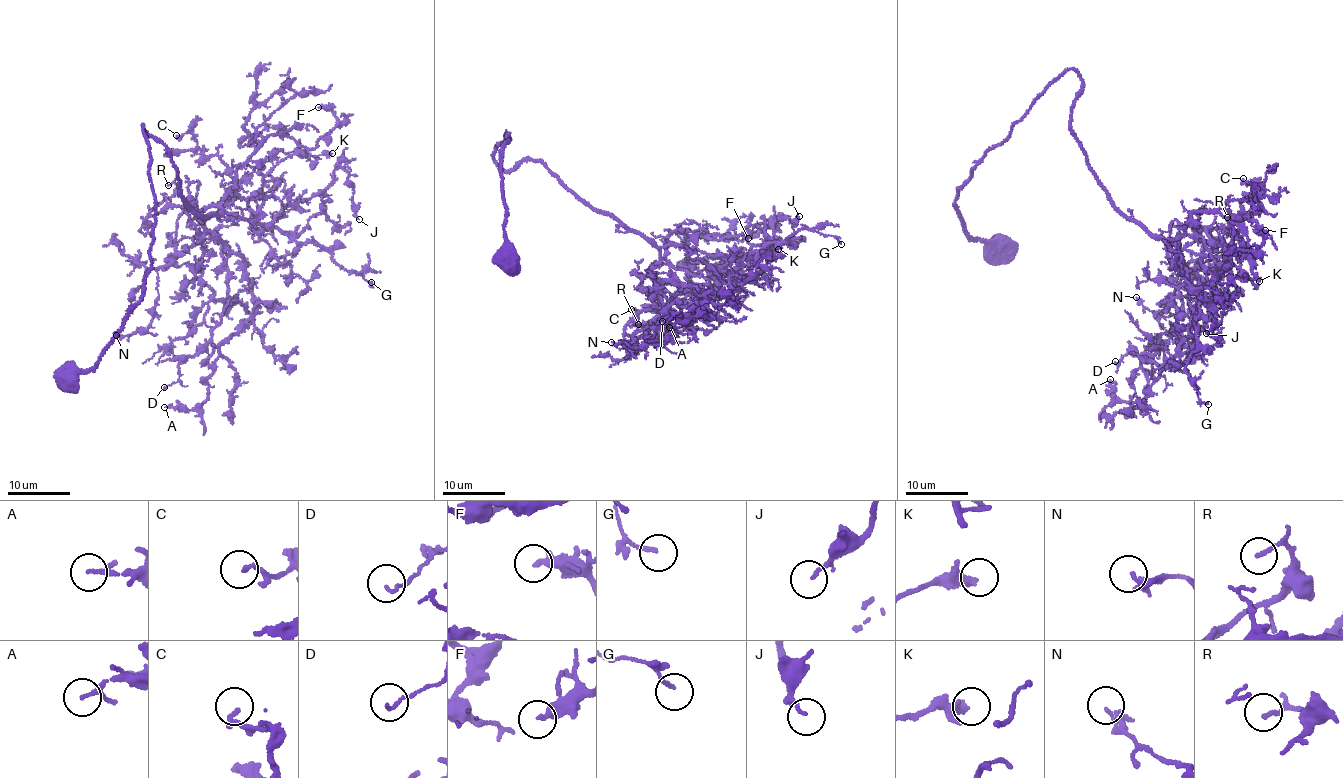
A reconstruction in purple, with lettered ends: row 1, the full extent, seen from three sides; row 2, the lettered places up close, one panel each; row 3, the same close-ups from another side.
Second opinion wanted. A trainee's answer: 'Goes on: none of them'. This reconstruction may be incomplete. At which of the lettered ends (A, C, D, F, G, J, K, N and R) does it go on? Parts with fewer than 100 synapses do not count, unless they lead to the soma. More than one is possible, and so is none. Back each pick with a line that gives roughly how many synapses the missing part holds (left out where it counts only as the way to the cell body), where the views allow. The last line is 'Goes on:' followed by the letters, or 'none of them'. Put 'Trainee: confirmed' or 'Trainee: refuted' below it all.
Goes on: none of them
Trainee: confirmed

